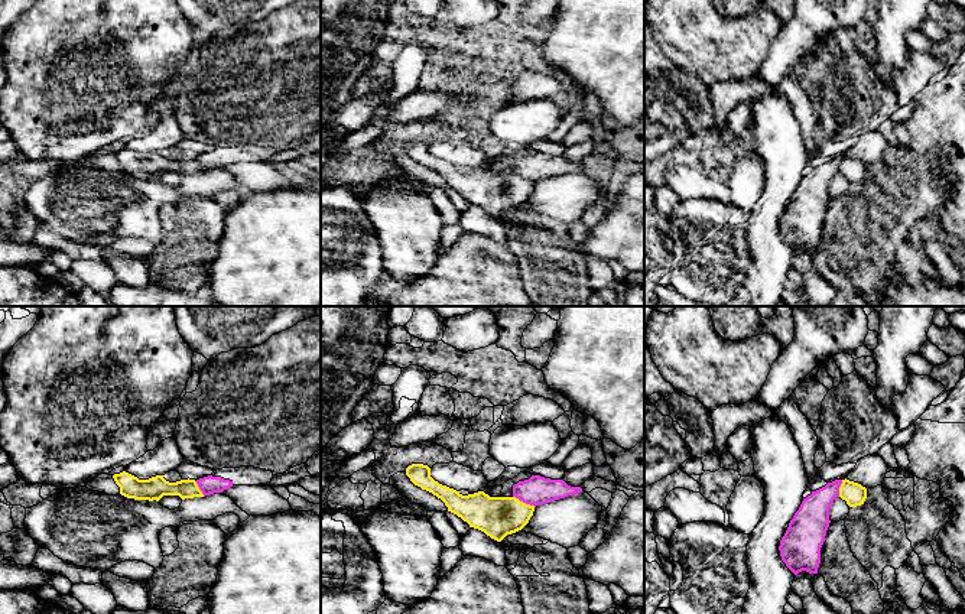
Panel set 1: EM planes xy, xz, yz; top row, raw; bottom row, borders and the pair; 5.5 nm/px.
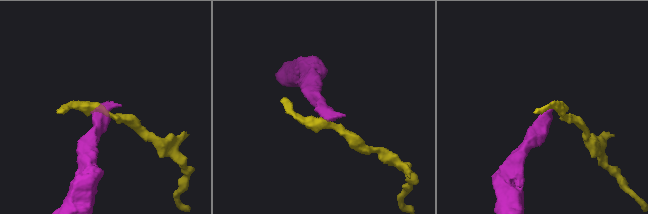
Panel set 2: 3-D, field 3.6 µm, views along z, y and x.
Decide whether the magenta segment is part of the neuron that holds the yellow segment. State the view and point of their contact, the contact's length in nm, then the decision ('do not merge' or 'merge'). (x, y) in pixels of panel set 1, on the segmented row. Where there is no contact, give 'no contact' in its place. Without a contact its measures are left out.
meets yellow in xz at (525, 503); contact 140 nm long; do not merge

